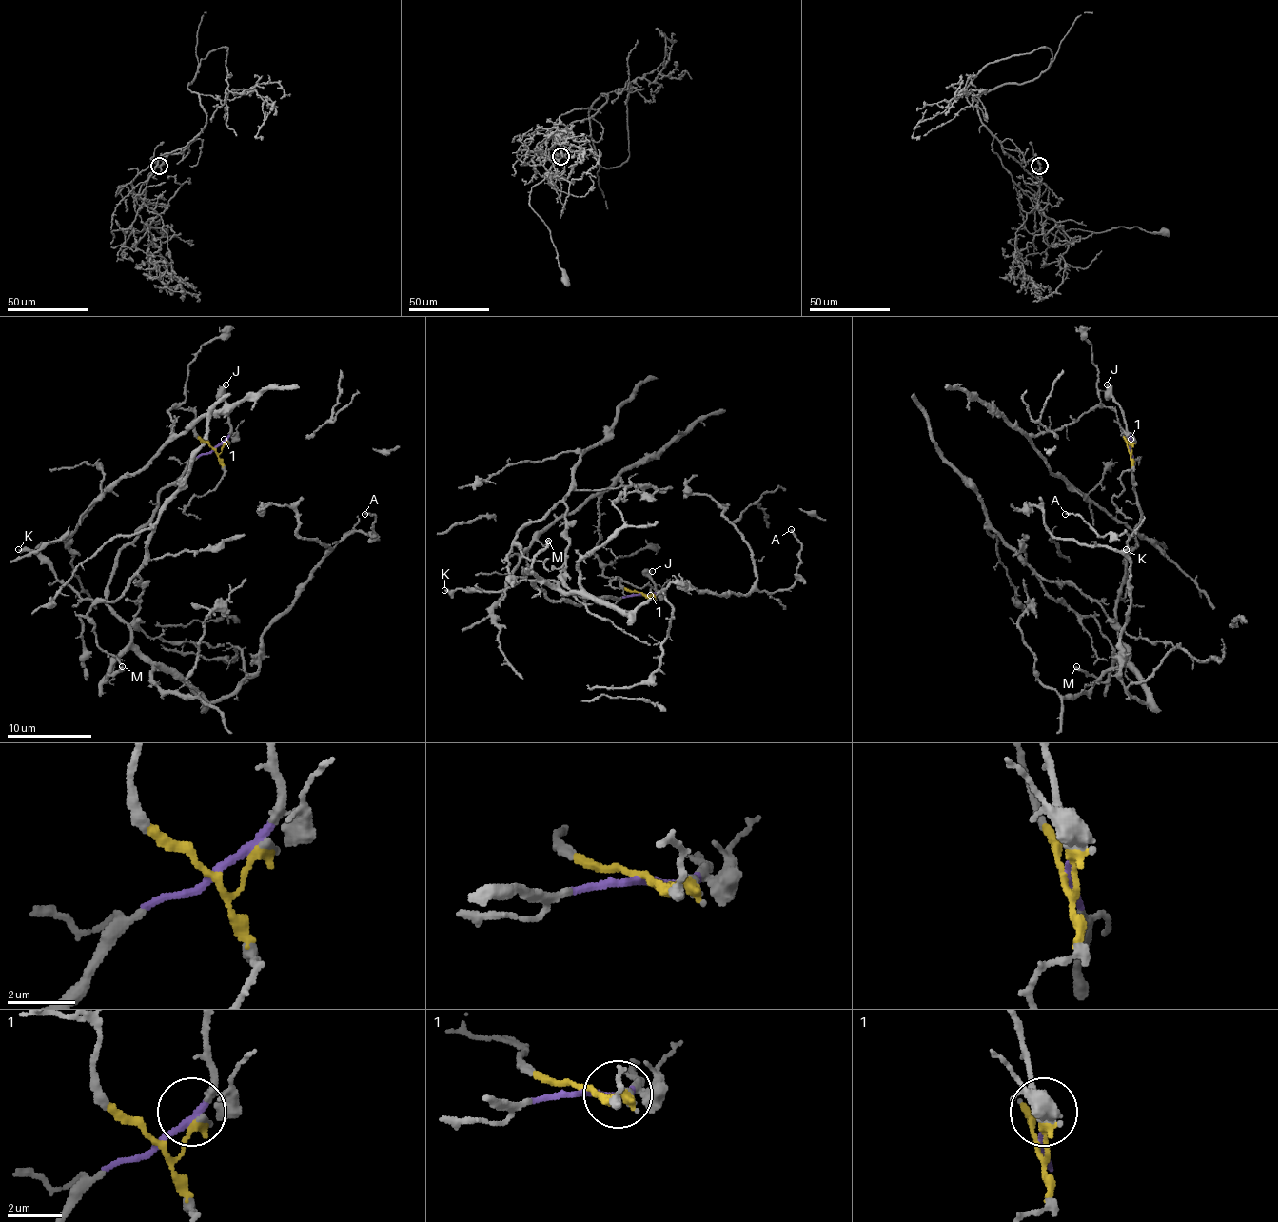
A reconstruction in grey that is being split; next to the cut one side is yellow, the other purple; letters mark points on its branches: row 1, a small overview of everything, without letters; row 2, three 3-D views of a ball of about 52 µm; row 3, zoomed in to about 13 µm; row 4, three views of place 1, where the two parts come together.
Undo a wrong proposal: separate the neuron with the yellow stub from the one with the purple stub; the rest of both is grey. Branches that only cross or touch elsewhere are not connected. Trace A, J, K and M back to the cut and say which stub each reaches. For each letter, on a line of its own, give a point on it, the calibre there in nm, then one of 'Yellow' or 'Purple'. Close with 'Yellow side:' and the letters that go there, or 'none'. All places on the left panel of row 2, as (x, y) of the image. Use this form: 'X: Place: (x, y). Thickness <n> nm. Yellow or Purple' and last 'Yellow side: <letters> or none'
A: Place: (364, 514). Thickness 170 nm. Purple
J: Place: (226, 384). Thickness 400 nm. Purple
K: Place: (18, 549). Thickness 240 nm. Purple
M: Place: (122, 666). Thickness 320 nm. Purple
Yellow side: none

